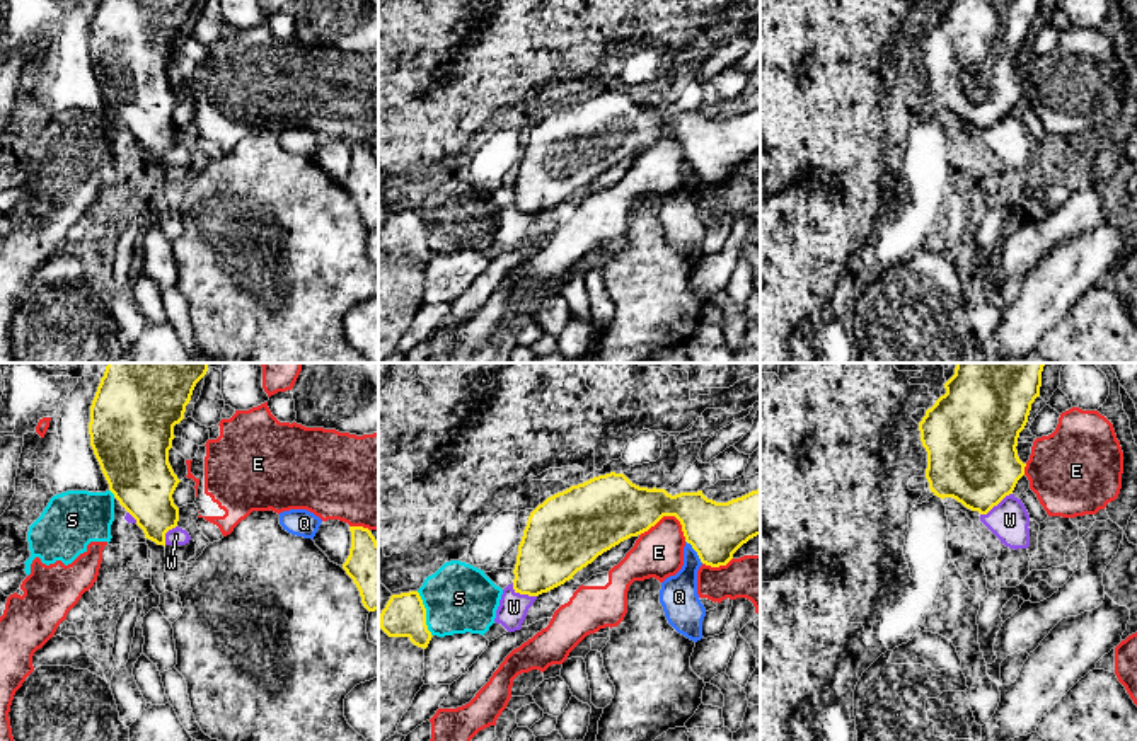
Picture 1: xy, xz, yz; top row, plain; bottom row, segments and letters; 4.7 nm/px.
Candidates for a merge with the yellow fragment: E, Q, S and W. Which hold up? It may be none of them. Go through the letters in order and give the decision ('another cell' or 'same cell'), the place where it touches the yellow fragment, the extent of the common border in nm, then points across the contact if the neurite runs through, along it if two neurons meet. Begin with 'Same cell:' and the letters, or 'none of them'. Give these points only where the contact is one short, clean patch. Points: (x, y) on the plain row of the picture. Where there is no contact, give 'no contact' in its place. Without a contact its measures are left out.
Same cell: W
E: another cell; meets yellow in xz at (669, 133); contact 220 nm long
Q: another cell; meets yellow in xz at (696, 169); contact 140 nm long
S: another cell; meets yellow in xz at (425, 232); contact 220 nm long
W: same cell; meets yellow in yz at (996, 123); contact 190 nm long

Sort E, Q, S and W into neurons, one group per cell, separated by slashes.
E S / Q / W

